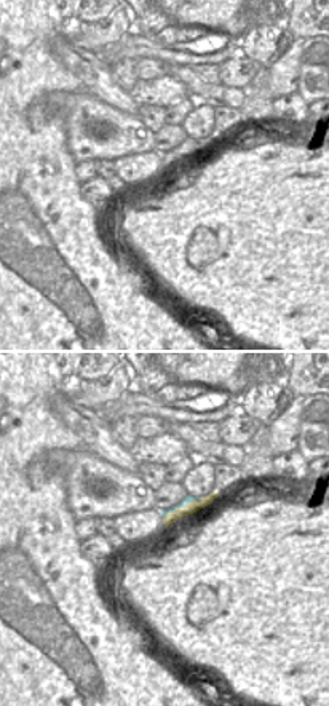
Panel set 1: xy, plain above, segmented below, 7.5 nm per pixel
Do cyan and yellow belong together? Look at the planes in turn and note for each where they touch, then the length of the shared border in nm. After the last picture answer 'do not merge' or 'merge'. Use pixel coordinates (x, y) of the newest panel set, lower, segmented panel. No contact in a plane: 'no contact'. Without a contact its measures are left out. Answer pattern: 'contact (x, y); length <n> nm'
contact (182, 505); length 340 nm

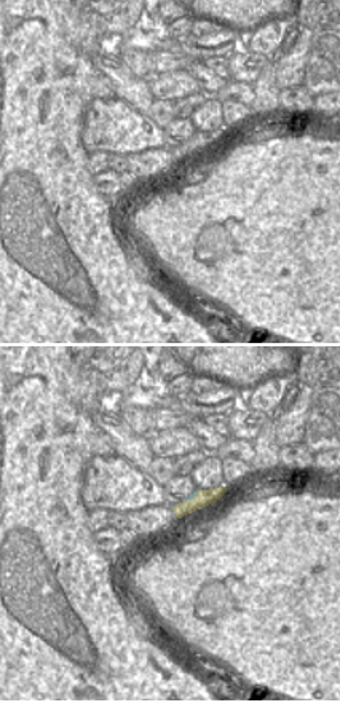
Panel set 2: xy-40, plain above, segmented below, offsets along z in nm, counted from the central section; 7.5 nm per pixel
contact (192, 496); length 170 nm

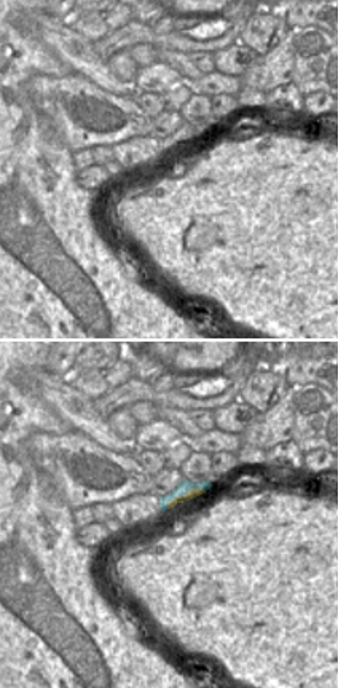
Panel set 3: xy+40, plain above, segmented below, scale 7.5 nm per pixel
contact (184, 494); length 340 nm

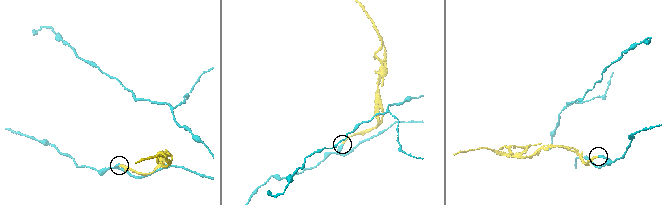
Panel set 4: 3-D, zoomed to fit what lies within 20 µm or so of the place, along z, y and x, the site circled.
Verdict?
do not merge

